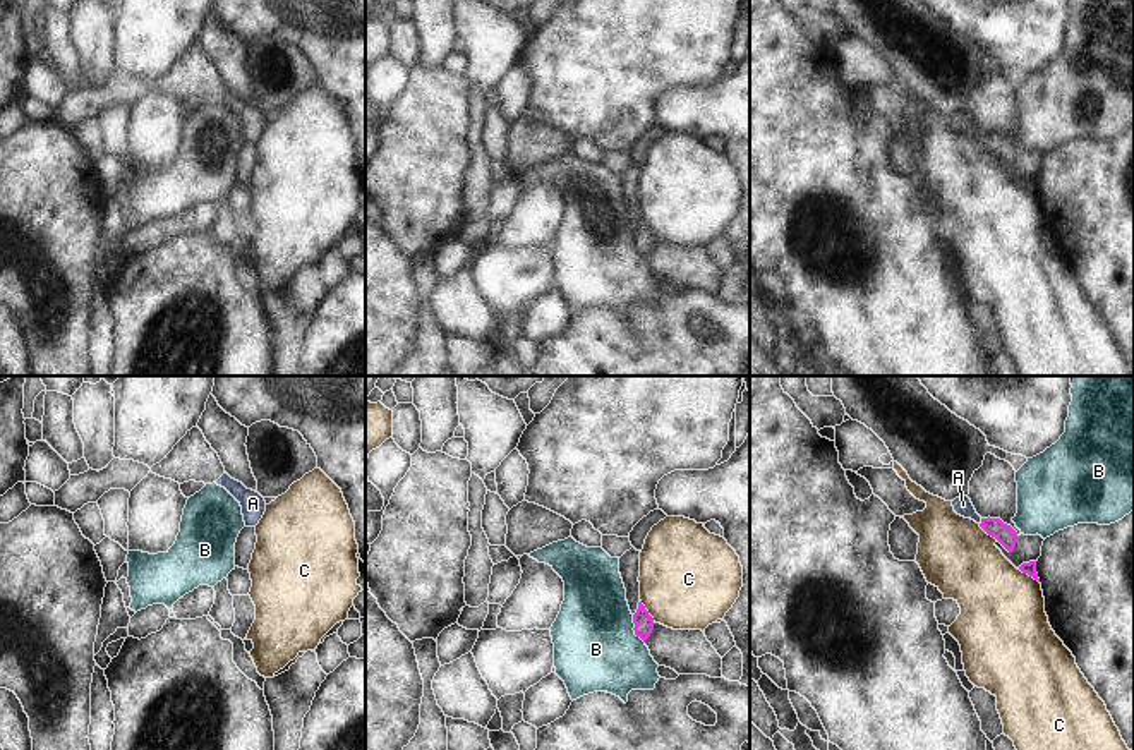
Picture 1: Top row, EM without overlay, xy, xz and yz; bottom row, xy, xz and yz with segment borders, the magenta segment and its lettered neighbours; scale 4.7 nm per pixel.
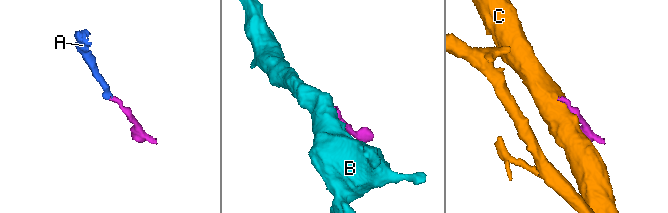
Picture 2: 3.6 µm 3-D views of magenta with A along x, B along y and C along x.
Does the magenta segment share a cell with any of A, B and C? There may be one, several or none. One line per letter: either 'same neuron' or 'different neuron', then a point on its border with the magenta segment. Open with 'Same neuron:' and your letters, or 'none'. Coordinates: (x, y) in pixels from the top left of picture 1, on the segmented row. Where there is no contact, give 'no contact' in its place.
Same neuron: A
A: same neuron; meets magenta in yz at (982, 522)
B: different neuron; meets magenta in xz at (633, 629)
C: different neuron; meets magenta in xz at (645, 610)

